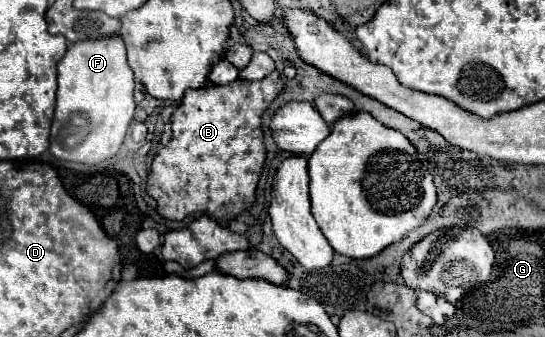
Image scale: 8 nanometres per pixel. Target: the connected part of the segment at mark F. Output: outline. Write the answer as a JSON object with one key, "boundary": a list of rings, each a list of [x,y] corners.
{"boundary":[[[120,37],[90,39],[68,45],[66,55],[58,63],[58,93],[56,93],[56,111],[50,133],[50,153],[56,159],[76,161],[76,163],[102,163],[112,159],[128,133],[128,127],[134,119],[134,75],[126,61],[126,47]]]}

